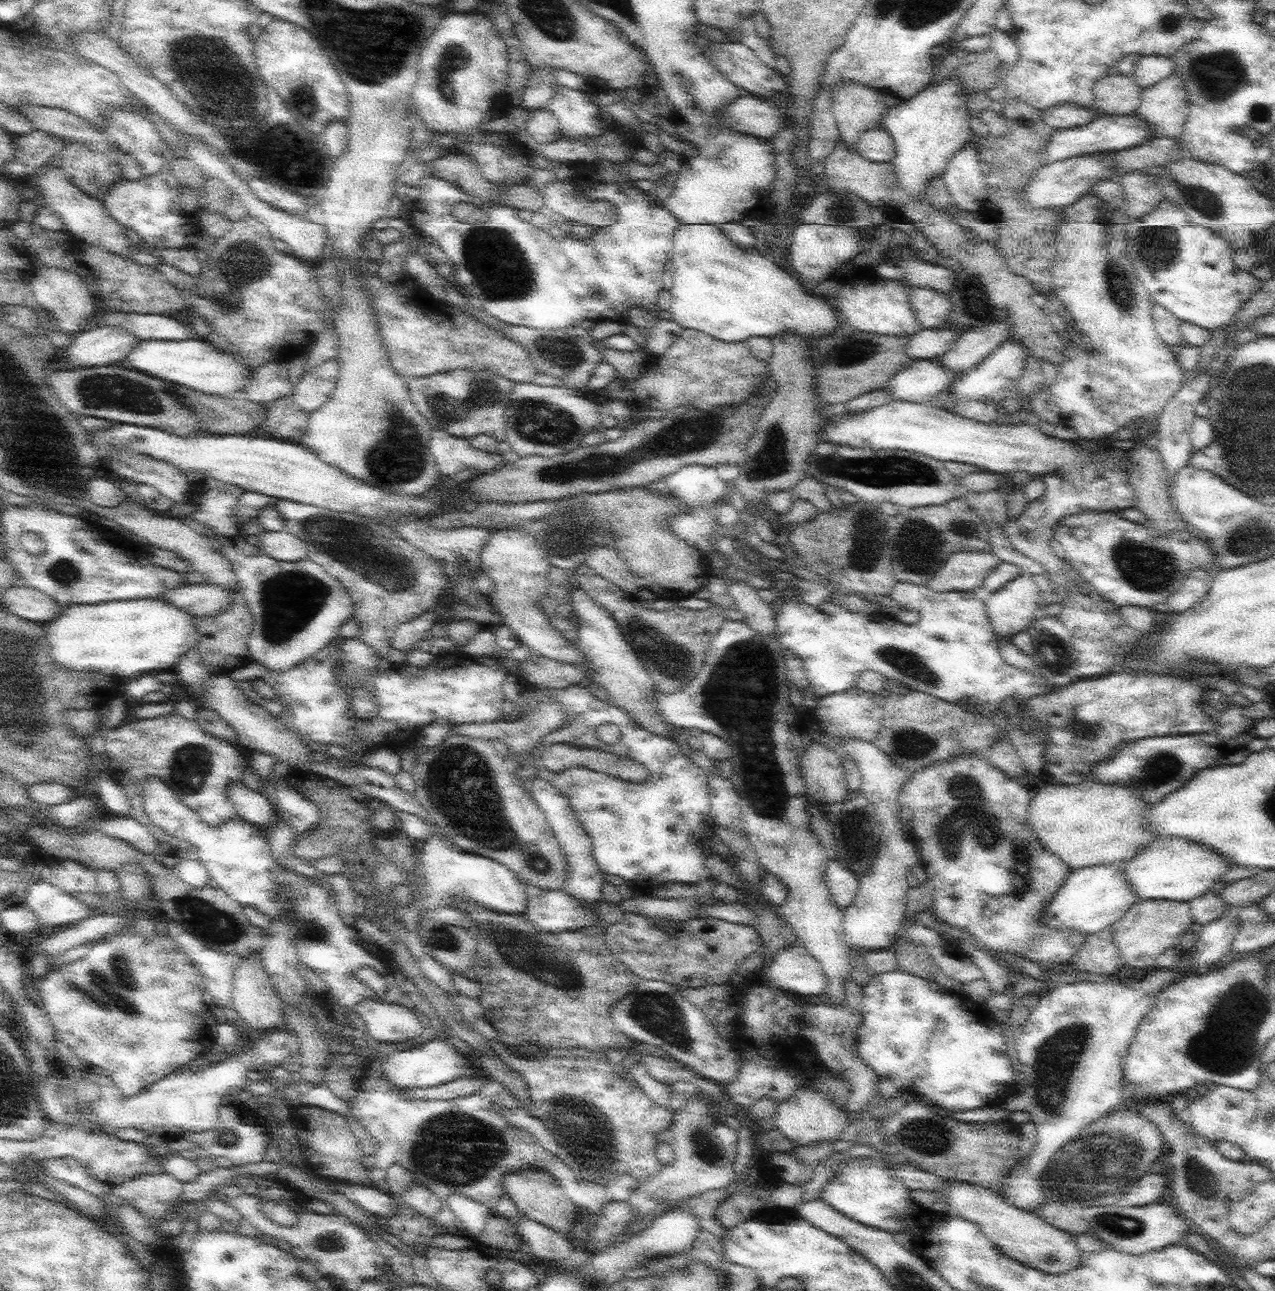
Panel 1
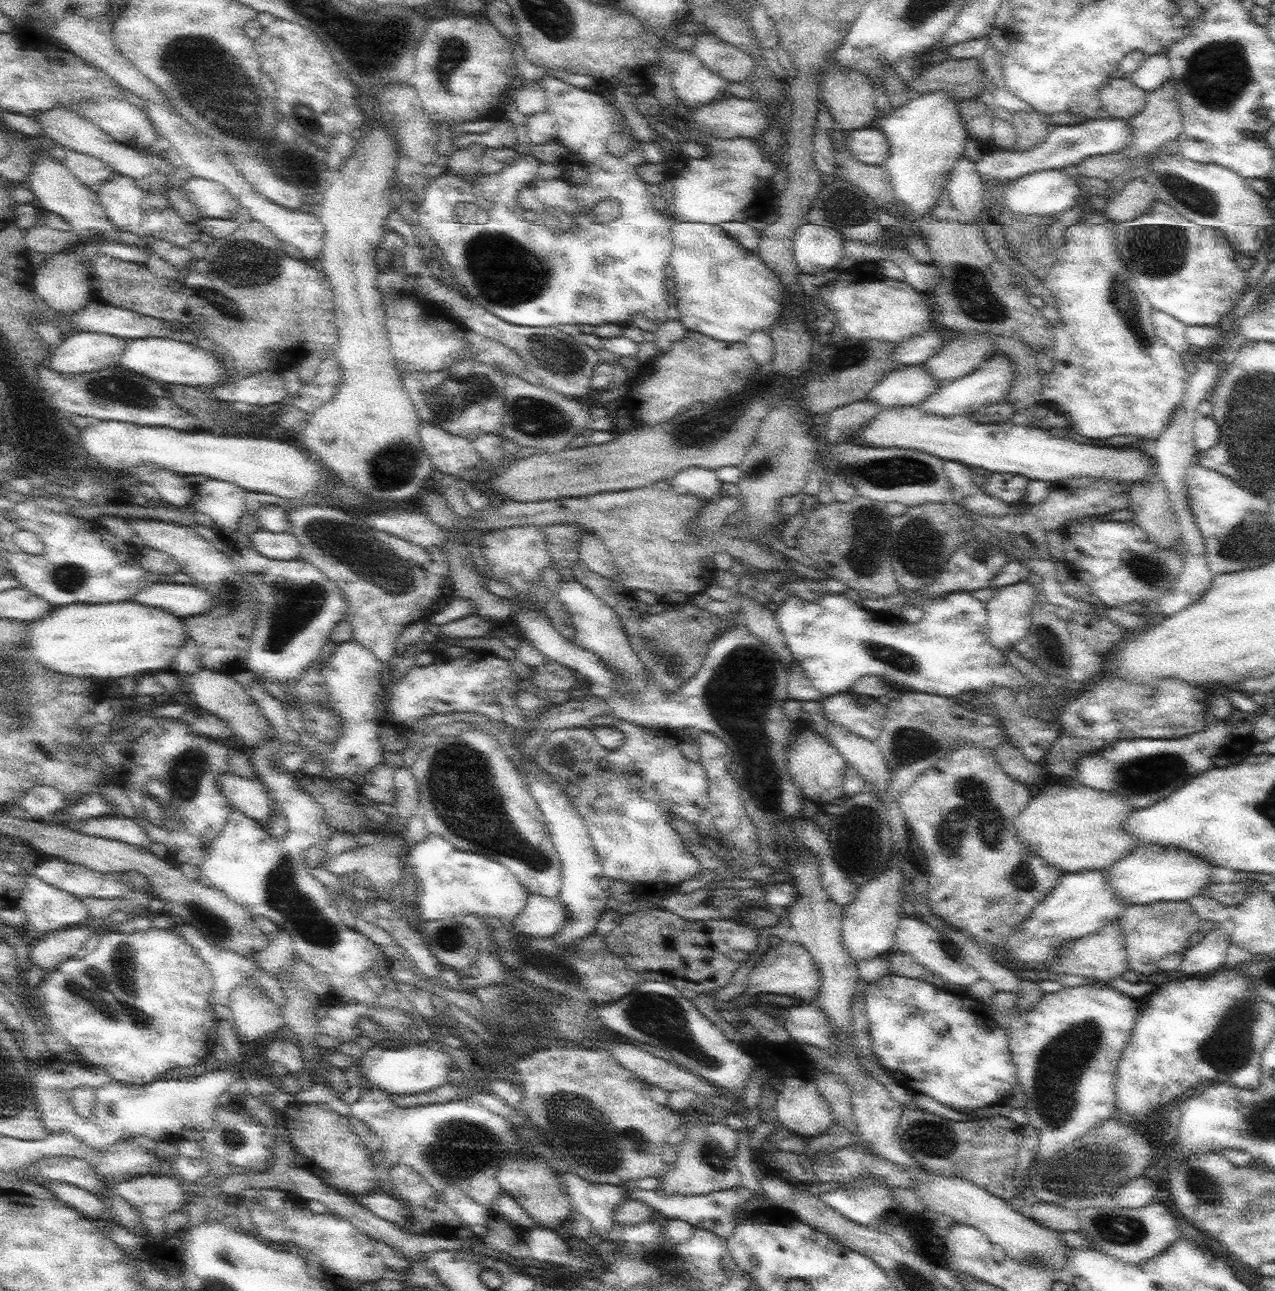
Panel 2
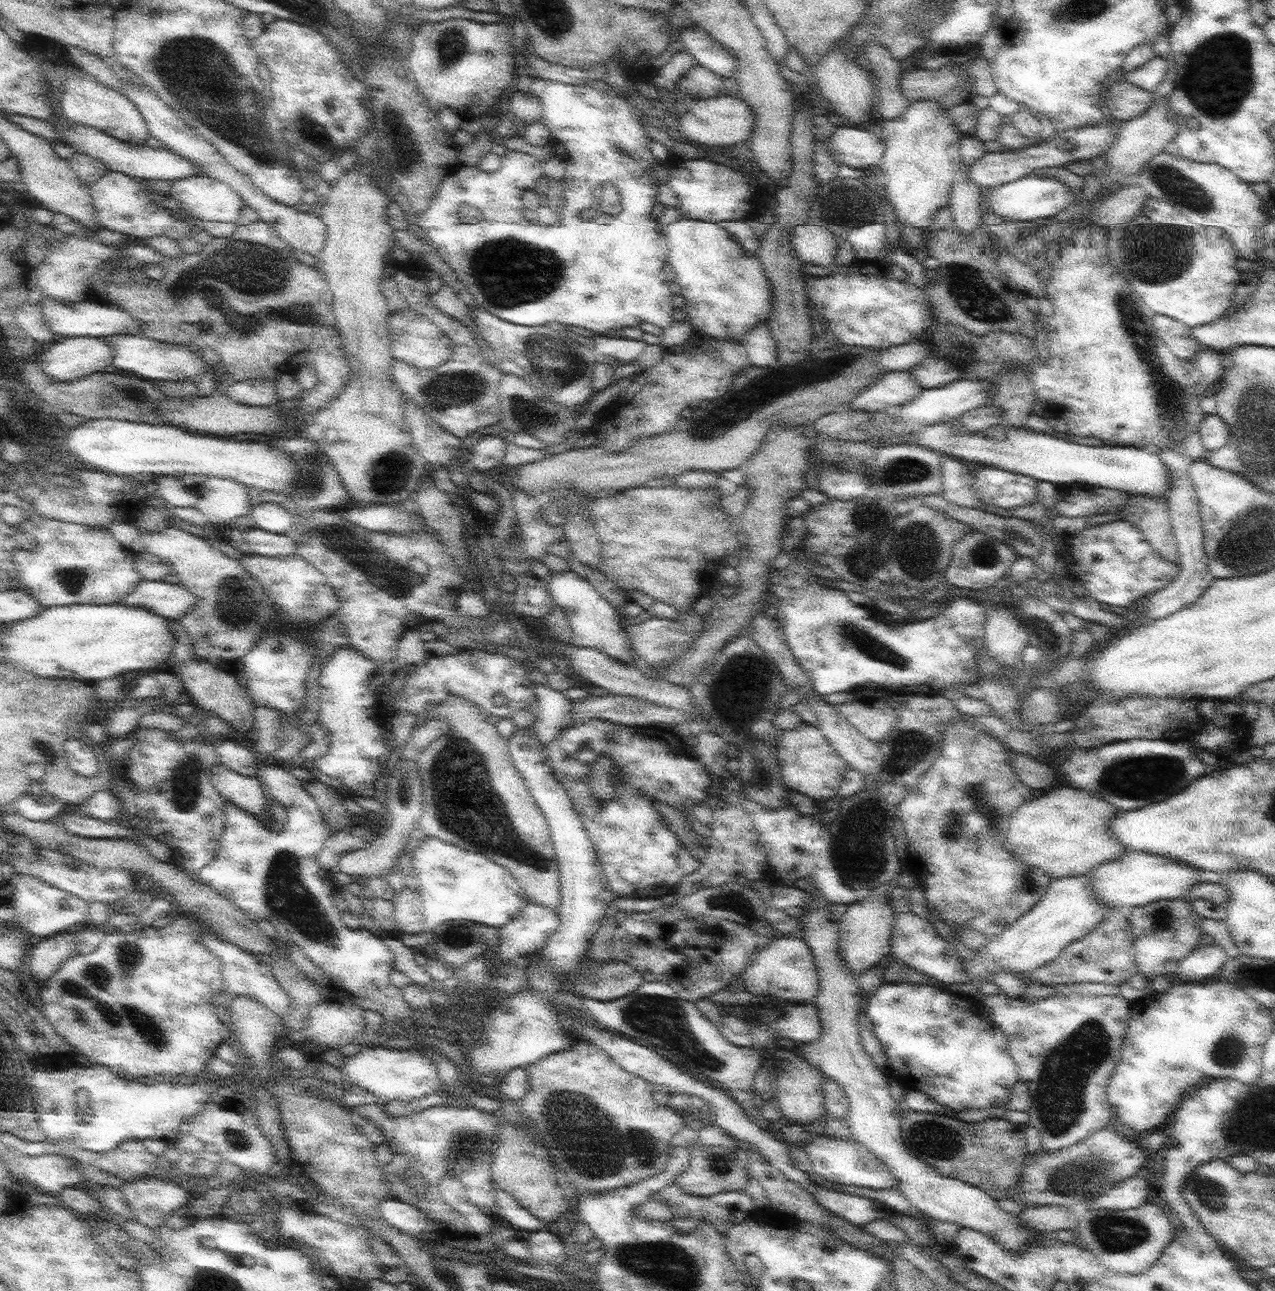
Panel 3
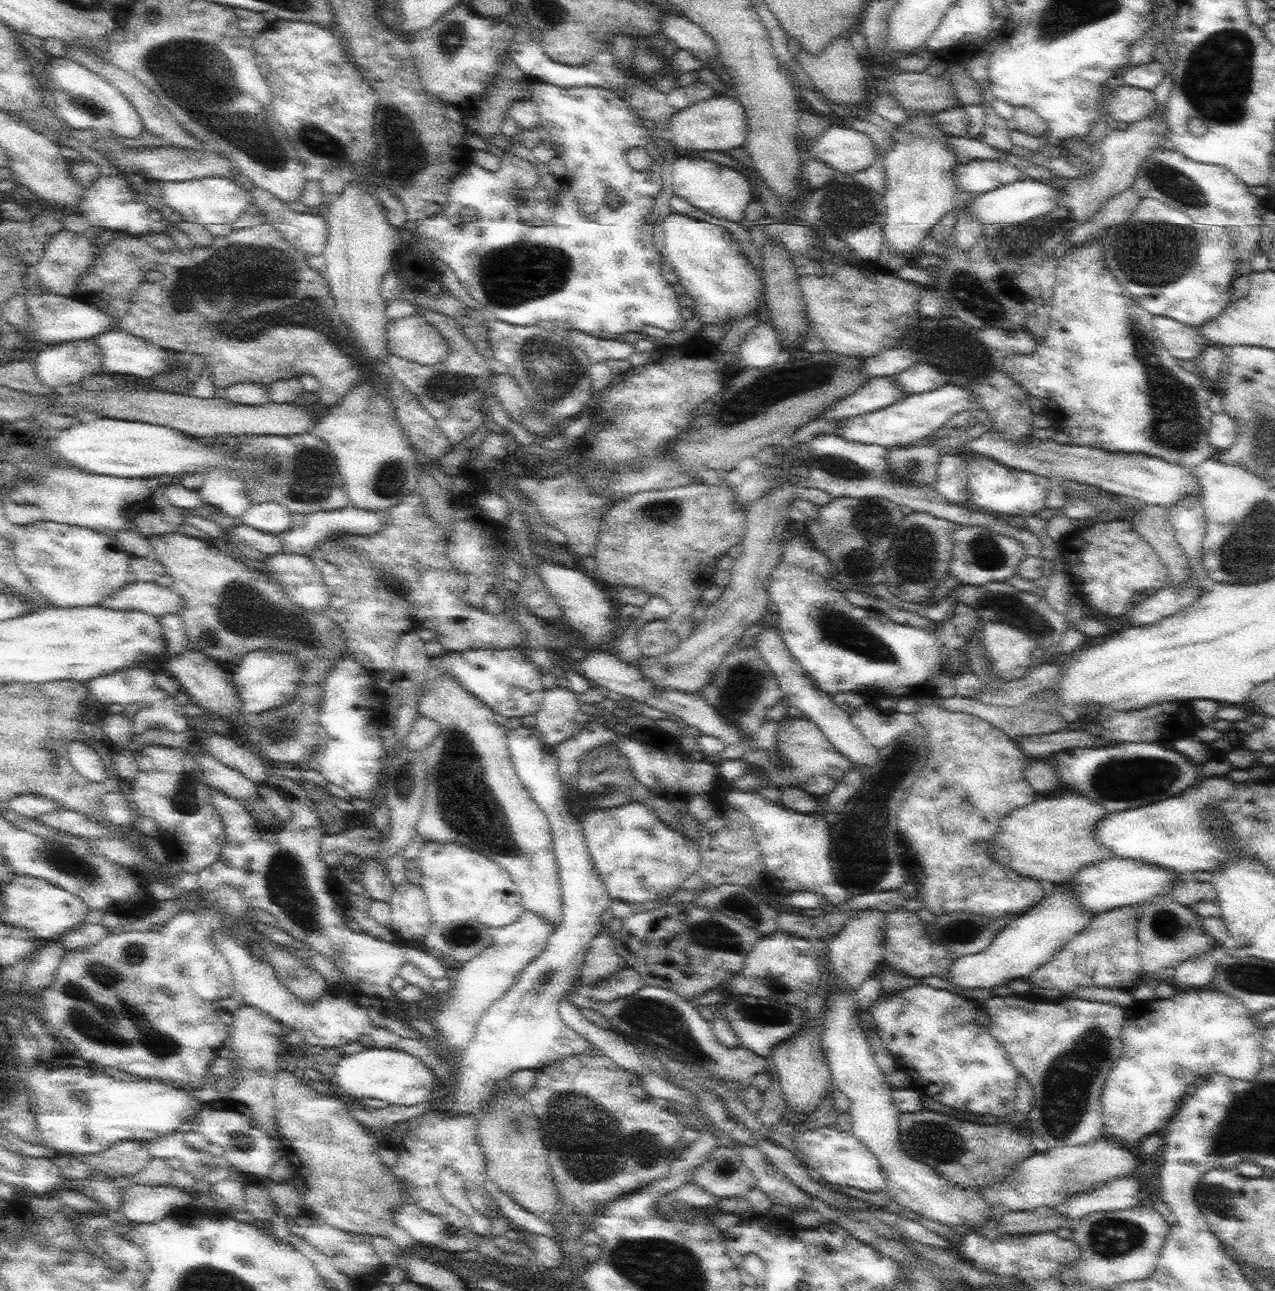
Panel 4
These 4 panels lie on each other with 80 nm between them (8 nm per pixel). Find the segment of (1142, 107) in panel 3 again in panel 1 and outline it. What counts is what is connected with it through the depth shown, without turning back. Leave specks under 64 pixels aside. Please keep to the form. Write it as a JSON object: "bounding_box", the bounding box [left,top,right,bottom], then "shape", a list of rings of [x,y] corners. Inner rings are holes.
{"bounding_box":[1094,75,1143,115],"shape":[[[1106,75],[1094,84],[1095,109],[1106,115],[1134,114],[1140,106],[1143,88],[1132,76]]]}

